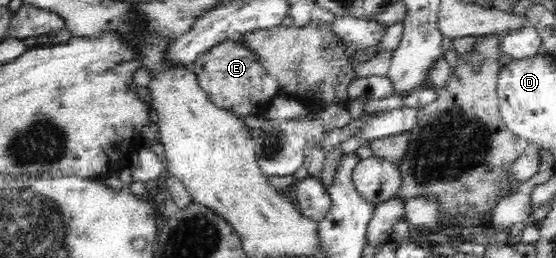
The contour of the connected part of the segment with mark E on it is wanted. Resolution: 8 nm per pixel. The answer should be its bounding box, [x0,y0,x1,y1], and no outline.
[191,36,281,118]

